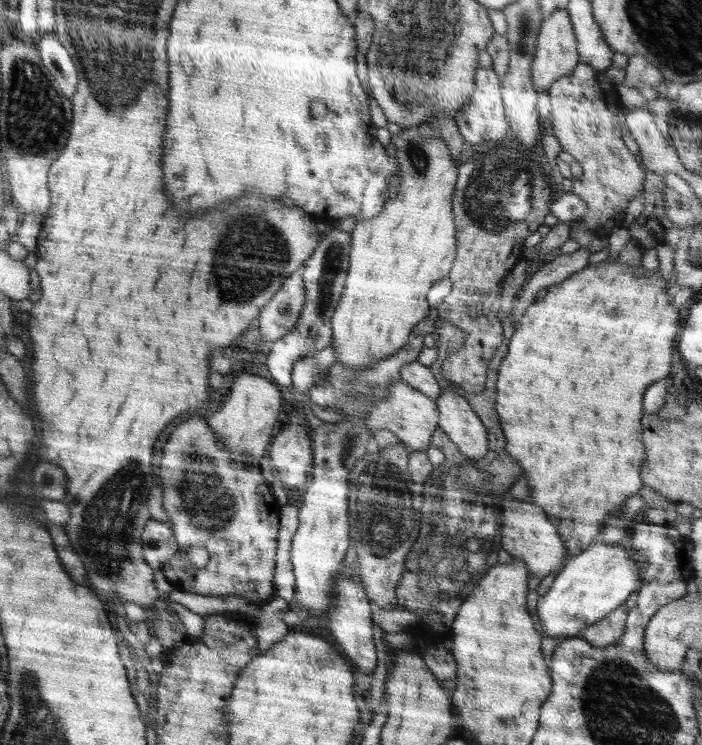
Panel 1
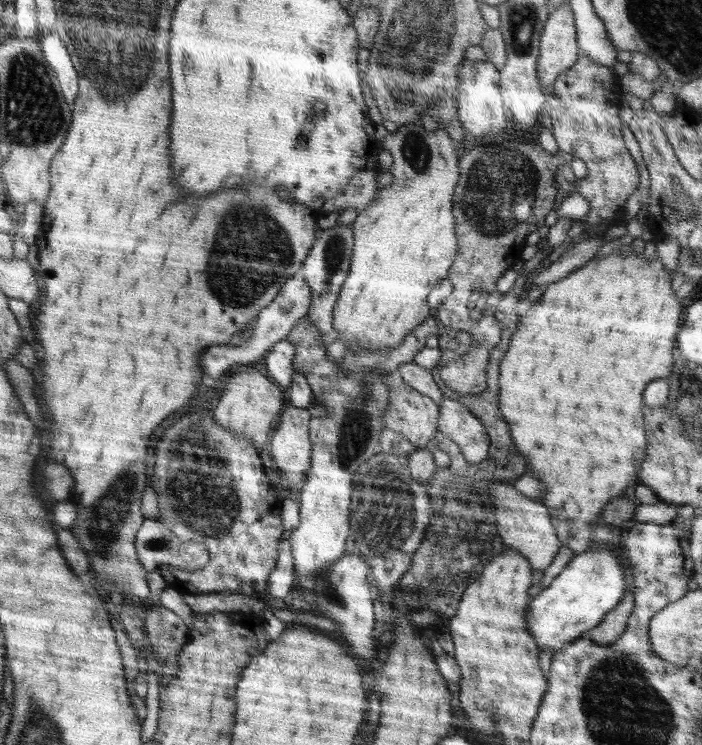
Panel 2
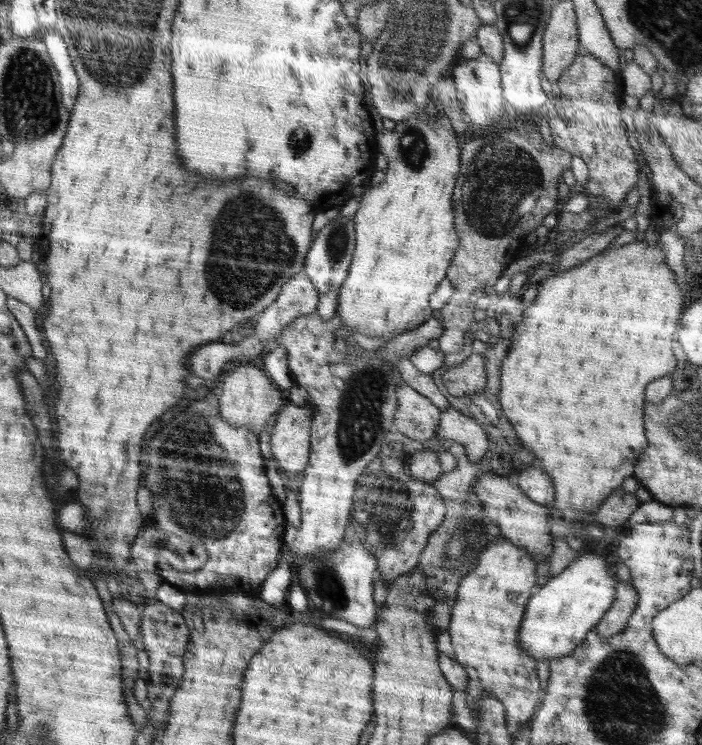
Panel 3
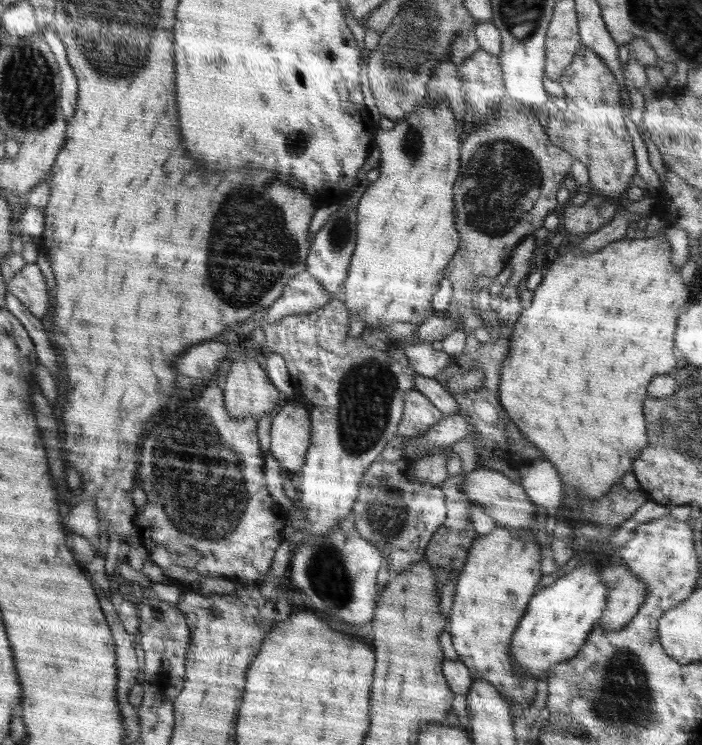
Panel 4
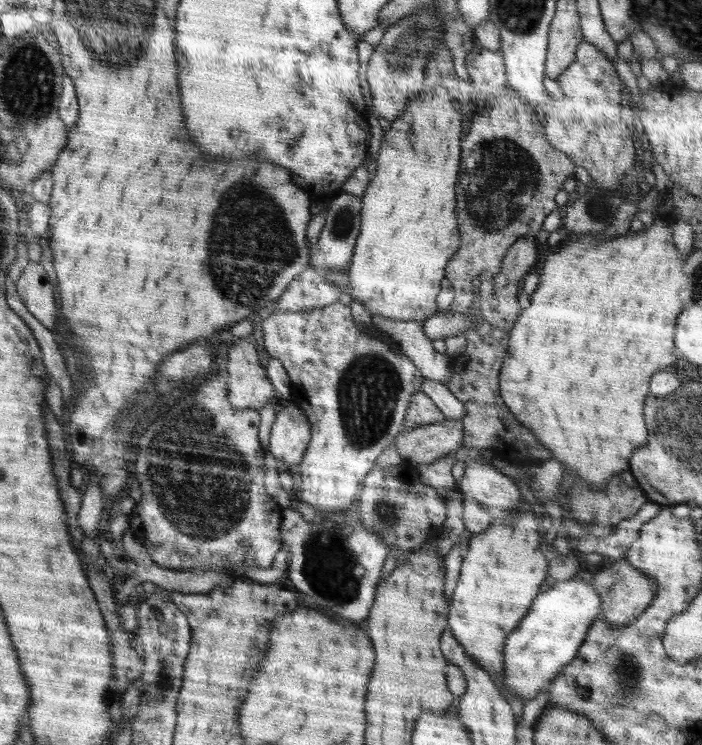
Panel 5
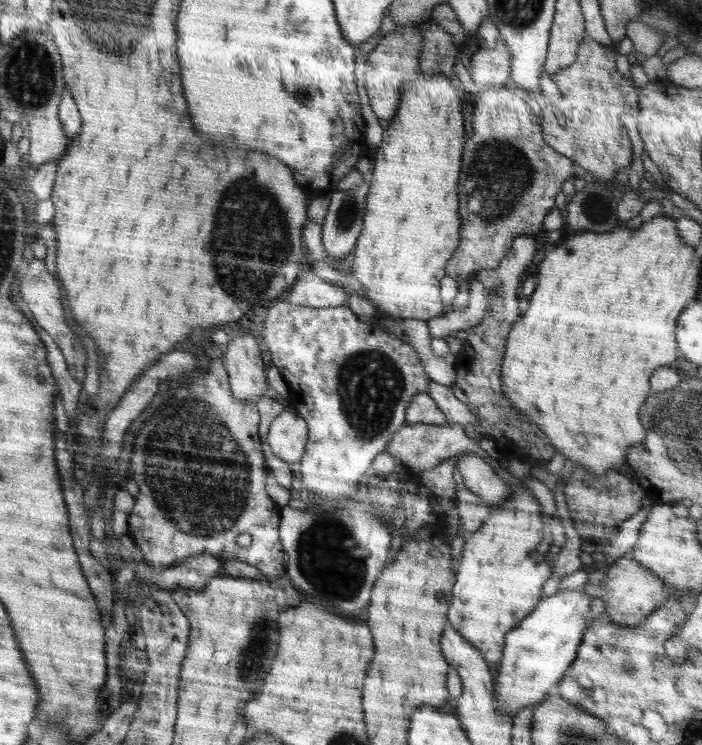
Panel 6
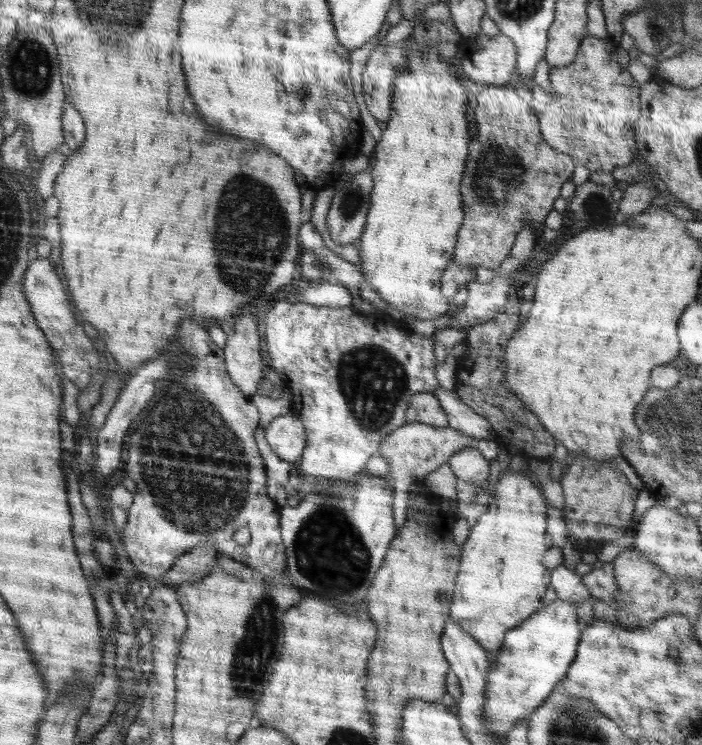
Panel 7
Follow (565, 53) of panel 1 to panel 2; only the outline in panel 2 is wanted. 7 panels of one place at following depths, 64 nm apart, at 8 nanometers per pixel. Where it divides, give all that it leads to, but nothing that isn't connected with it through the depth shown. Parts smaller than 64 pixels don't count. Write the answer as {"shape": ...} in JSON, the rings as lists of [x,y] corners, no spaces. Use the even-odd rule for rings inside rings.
{"shape":[[[568,2],[558,5],[547,18],[539,42],[536,78],[544,86],[568,72],[578,61],[580,49],[574,15]]]}

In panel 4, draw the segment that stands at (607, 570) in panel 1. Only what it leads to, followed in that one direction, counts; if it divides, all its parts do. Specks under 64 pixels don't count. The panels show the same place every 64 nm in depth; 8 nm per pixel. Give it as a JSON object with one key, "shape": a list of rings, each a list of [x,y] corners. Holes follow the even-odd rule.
{"shape":[[[594,562],[576,566],[570,574],[534,593],[511,638],[514,676],[523,676],[522,673],[527,670],[534,680],[538,680],[540,675],[548,675],[556,664],[572,658],[580,650],[608,604],[607,589],[600,579],[600,570]]]}

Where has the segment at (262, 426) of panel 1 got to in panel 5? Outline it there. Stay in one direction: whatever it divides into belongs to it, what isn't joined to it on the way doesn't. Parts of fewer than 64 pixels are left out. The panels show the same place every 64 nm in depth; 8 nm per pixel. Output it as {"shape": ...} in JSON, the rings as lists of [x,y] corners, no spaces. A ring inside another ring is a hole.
{"shape":[[[239,339],[234,346],[225,349],[227,355],[226,372],[229,374],[228,400],[229,403],[238,410],[256,409],[260,410],[266,403],[276,403],[278,396],[268,380],[265,368],[260,364],[260,358],[256,353],[254,344],[249,339]]]}

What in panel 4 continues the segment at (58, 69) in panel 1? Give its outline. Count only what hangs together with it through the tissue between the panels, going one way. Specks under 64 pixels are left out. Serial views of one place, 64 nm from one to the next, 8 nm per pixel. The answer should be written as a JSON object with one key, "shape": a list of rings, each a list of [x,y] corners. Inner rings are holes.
{"shape":[[[44,30],[44,36],[41,36],[50,47],[52,54],[55,56],[54,60],[58,62],[60,74],[62,74],[62,109],[67,120],[70,120],[76,112],[76,76],[72,74],[72,68],[68,65],[66,47],[62,44],[62,40],[58,38],[56,32],[52,30]]]}

